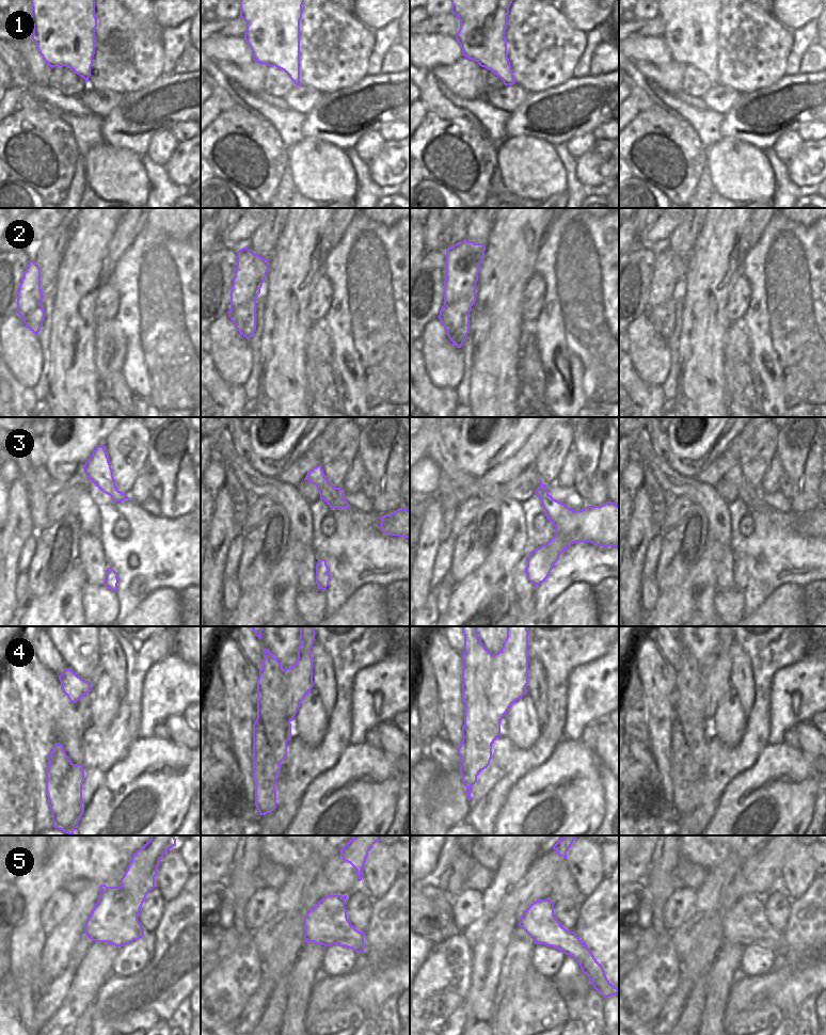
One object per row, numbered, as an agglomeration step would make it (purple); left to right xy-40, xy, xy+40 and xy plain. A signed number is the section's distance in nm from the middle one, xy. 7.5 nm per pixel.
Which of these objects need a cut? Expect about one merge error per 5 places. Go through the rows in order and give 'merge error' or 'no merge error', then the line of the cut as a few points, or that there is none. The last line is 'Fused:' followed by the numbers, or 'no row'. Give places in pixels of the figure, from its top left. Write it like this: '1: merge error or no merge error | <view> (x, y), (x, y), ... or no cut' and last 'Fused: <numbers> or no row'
1: no merge error | no cut
2: no merge error | no cut
3: no merge error | no cut
4: merge error | xy+40 (494, 655), (488, 690), (489, 716), (499, 723)
5: merge error | xy-40 (120, 887), (131, 898), (131, 905), (120, 917), (137, 914)
Fused: 4, 5

